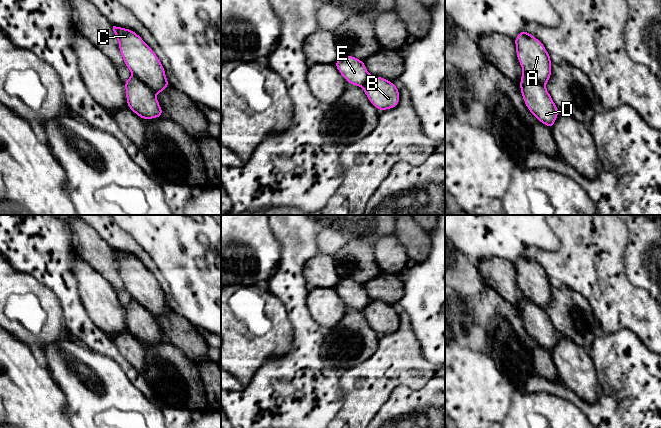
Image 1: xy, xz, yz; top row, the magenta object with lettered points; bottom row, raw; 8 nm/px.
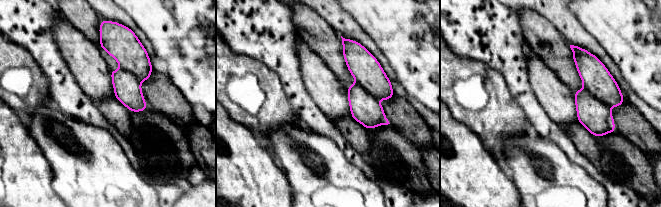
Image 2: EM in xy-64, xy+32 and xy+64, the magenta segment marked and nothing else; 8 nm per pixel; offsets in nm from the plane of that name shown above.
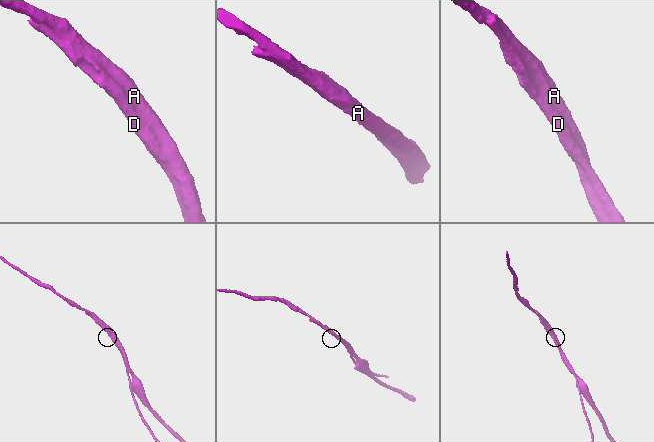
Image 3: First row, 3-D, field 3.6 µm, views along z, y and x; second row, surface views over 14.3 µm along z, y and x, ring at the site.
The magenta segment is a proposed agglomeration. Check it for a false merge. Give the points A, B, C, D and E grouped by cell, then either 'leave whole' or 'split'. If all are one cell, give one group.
groups A B C / D E; split

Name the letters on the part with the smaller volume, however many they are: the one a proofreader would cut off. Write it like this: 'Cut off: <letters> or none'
Cut off: D, E

